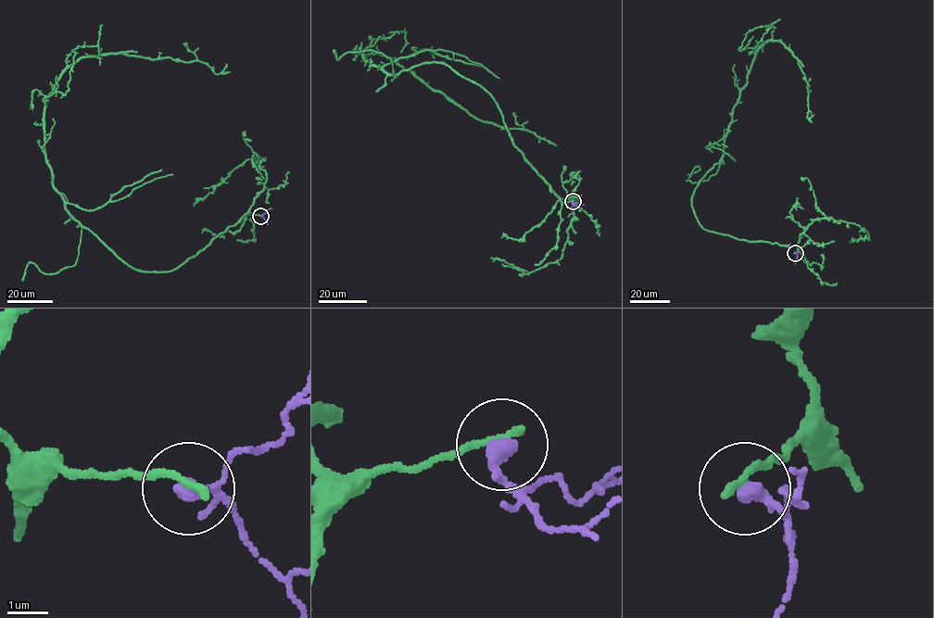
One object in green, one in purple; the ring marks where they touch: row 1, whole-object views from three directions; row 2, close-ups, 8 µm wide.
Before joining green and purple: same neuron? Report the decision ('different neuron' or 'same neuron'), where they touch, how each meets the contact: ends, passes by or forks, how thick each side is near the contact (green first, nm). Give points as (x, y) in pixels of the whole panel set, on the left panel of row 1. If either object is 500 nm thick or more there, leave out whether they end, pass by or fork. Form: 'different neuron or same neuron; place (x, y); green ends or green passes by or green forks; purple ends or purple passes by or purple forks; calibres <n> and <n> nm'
different neuron; place (260, 216); green ends; purple ends; calibres 200 and 400 nm

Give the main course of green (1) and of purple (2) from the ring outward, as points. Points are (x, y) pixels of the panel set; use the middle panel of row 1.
1: (573, 200), (514, 145), (485, 90), (437, 62), (393, 74), (365, 57), (380, 54), (477, 119), (553, 144)
2: (573, 200), (573, 203), (584, 205)

